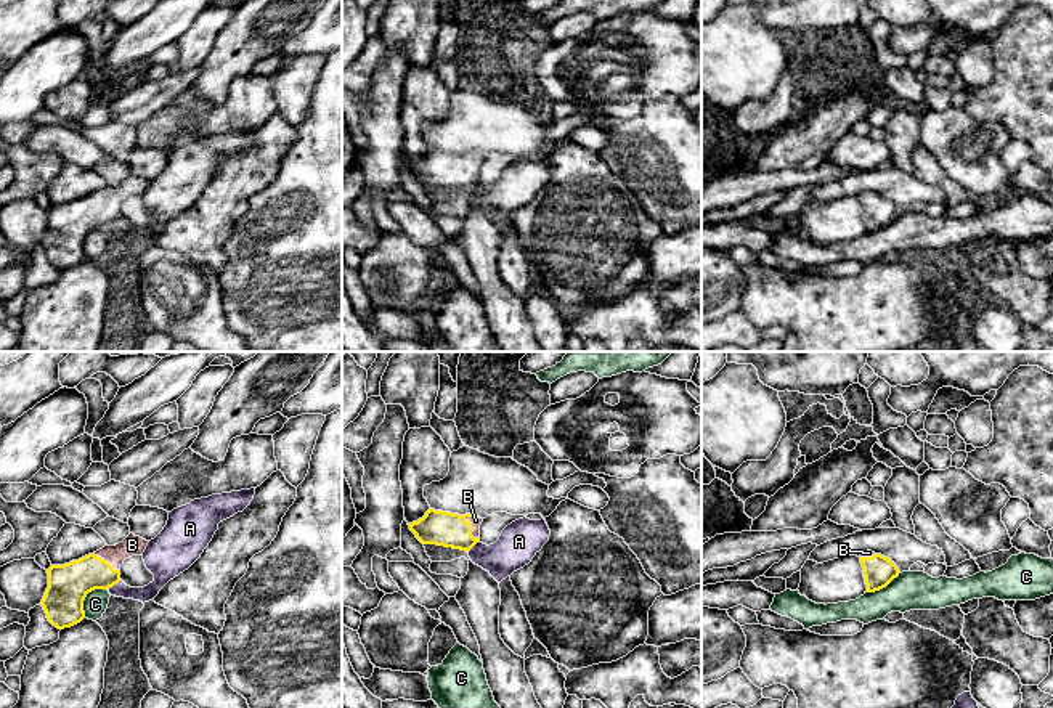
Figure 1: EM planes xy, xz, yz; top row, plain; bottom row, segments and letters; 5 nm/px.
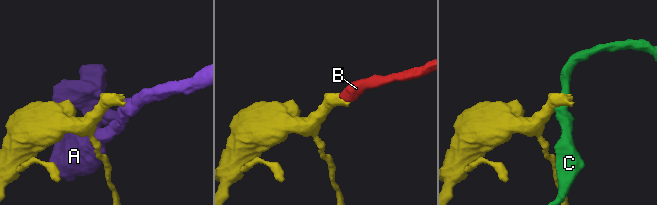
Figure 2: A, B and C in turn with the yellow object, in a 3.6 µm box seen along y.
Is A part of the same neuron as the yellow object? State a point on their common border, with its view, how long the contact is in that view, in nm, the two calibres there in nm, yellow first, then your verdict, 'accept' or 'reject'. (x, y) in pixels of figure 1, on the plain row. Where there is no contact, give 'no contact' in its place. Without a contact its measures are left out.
xy (114, 223) | 90 nm | 200/140 nm | reject

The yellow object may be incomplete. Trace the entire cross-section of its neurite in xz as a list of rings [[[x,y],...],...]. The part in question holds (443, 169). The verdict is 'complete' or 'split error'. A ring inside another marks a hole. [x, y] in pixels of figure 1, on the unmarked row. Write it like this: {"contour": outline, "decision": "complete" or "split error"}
{"contour": [[[429,149],[422,159],[408,164],[422,185],[437,185],[469,193],[480,181],[483,159],[474,154],[451,154]]], "decision": "split error"}

